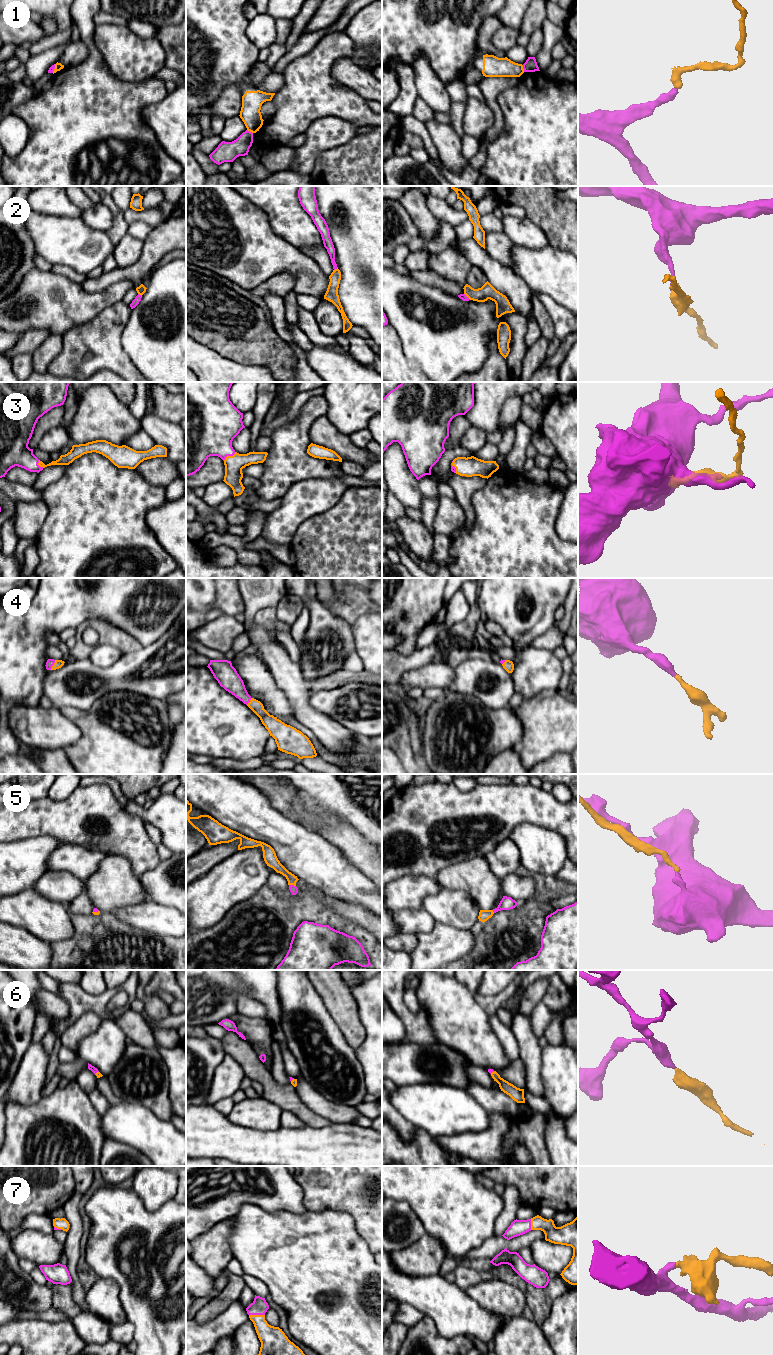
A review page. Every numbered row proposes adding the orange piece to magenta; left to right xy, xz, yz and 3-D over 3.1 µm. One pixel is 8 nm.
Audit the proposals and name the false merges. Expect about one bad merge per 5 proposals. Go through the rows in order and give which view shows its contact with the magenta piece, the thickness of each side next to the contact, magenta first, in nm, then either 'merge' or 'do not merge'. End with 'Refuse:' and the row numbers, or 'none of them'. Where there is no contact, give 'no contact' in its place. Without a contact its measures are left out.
1: contact in yz; calibres 100 and 160 nm; do not merge
2: contact in xy; calibres 60 and 70 nm; merge
3: contact in xz; calibres 400 and 150 nm; merge
4: contact in xy; calibres 60 and 70 nm; merge
5: contact in xz; calibres 70 and 100 nm; merge
6: contact in xy; calibres 50 and 50 nm; merge
7: contact in xz; calibres 130 and 220 nm; merge
Refuse: 1

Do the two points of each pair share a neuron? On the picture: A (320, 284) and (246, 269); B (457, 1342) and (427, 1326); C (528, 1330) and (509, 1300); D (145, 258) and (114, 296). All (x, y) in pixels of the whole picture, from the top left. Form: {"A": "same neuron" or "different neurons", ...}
{"A": "same neuron", "B": "same neuron", "C": "different neurons", "D": "different neurons"}

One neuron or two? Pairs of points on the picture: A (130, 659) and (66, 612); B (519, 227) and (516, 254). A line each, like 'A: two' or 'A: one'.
A: two
B: one

